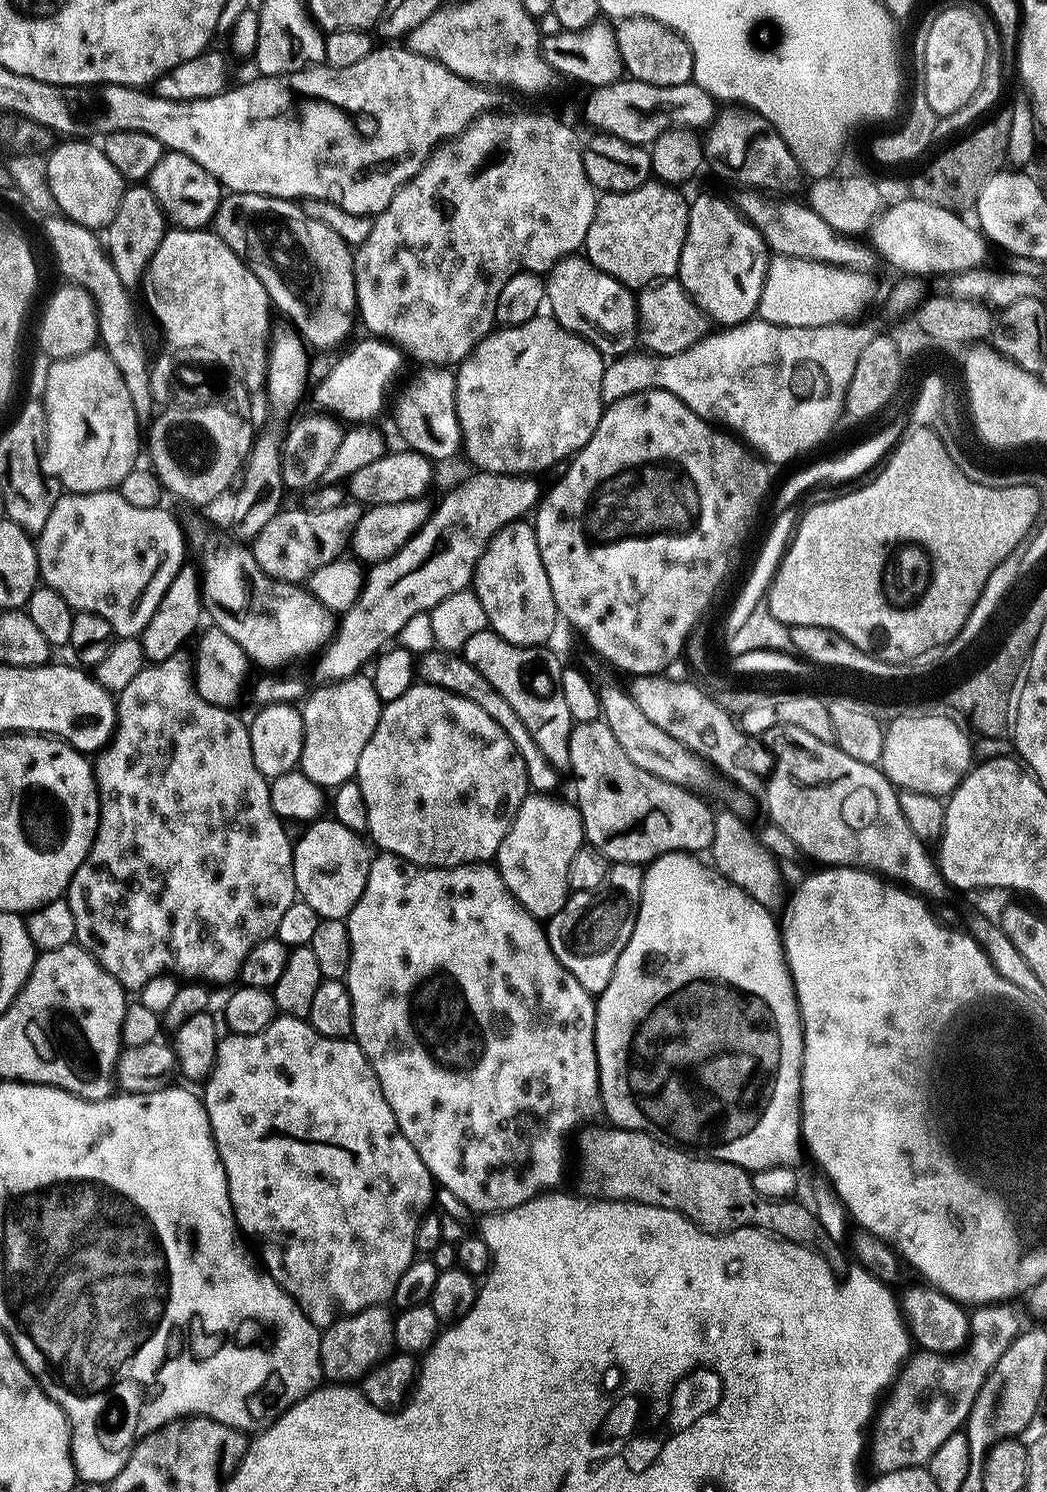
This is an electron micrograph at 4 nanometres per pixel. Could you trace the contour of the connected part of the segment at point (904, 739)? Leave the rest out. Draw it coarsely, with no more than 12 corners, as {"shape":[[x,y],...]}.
{"shape":[[953,717],[887,721],[879,767],[947,797],[974,764]]}

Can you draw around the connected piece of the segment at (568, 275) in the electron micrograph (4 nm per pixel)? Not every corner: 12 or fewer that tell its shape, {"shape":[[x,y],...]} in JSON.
{"shape":[[583,255],[546,276],[553,320],[606,358],[638,344],[633,289]]}

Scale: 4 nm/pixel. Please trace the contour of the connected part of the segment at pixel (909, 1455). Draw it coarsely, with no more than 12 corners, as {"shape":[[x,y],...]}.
{"shape":[[971,1313],[972,1364],[917,1351],[870,1436],[875,1471],[927,1465],[1020,1334]]}

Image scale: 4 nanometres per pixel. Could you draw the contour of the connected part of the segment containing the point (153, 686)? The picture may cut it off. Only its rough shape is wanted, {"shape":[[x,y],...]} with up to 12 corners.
{"shape":[[149,663],[94,760],[75,943],[235,981],[298,898],[248,724]]}

